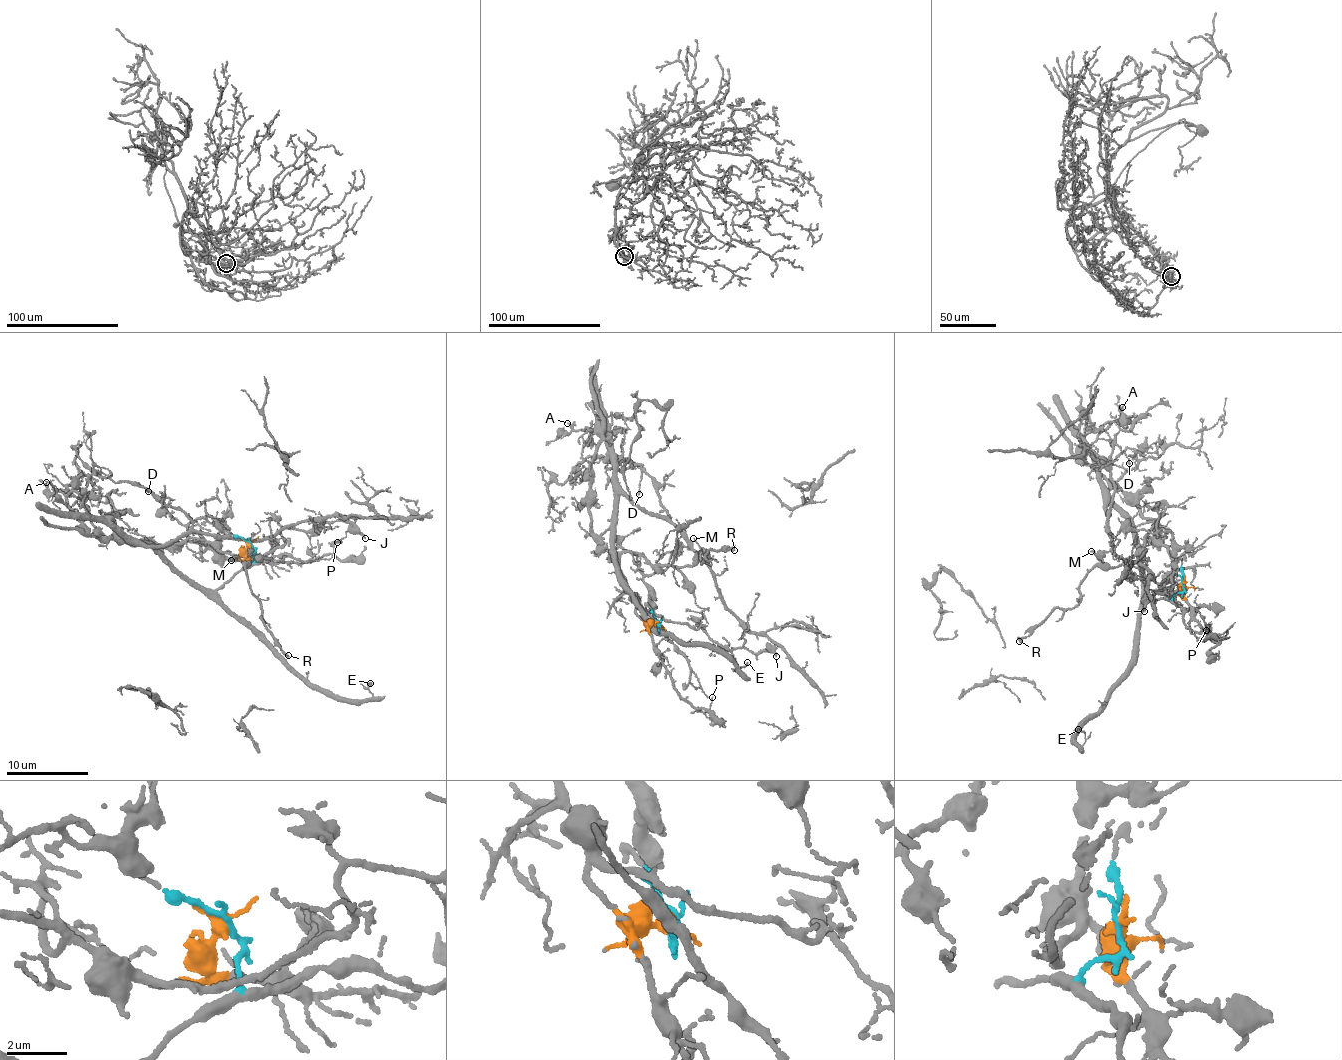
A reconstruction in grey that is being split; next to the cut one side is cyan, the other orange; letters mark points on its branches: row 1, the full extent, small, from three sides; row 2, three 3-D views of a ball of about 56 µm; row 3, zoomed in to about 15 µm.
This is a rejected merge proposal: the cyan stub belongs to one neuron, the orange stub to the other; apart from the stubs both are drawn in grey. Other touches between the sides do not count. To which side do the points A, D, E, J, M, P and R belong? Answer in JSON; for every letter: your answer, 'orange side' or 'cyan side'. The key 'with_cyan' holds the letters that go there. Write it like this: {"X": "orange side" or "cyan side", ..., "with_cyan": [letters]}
{"A": "orange side", "D": "cyan side", "E": "cyan side", "J": "orange side", "M": "orange side", "P": "orange side", "R": "orange side", "with_cyan": ["D", "E"]}

